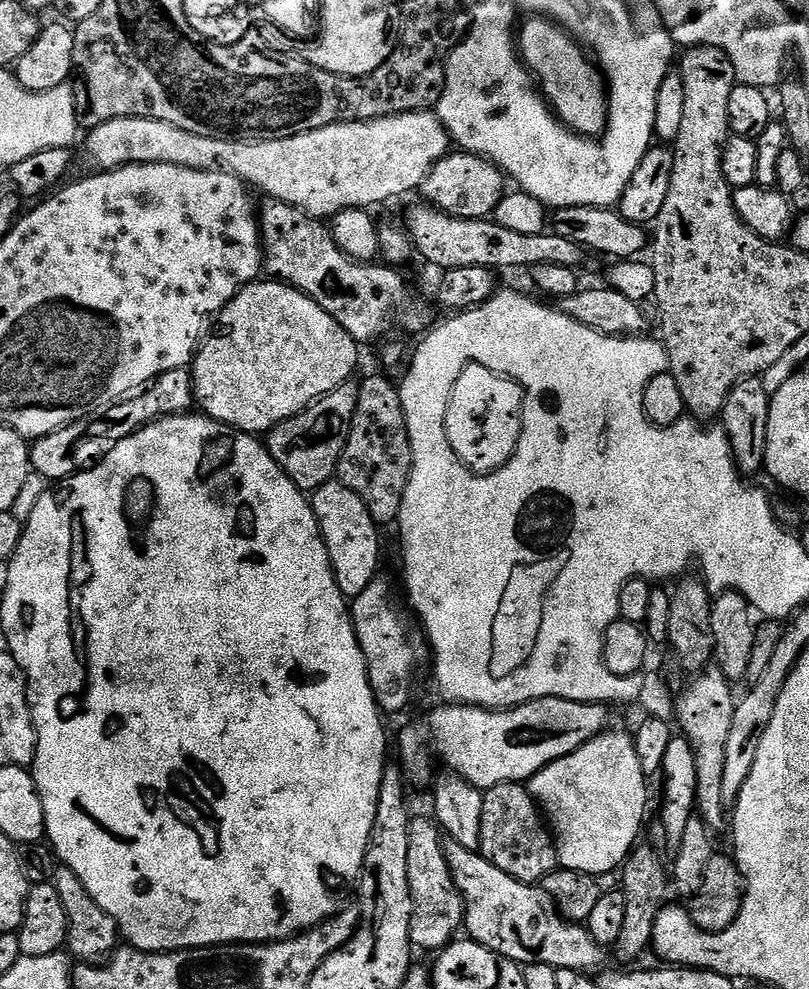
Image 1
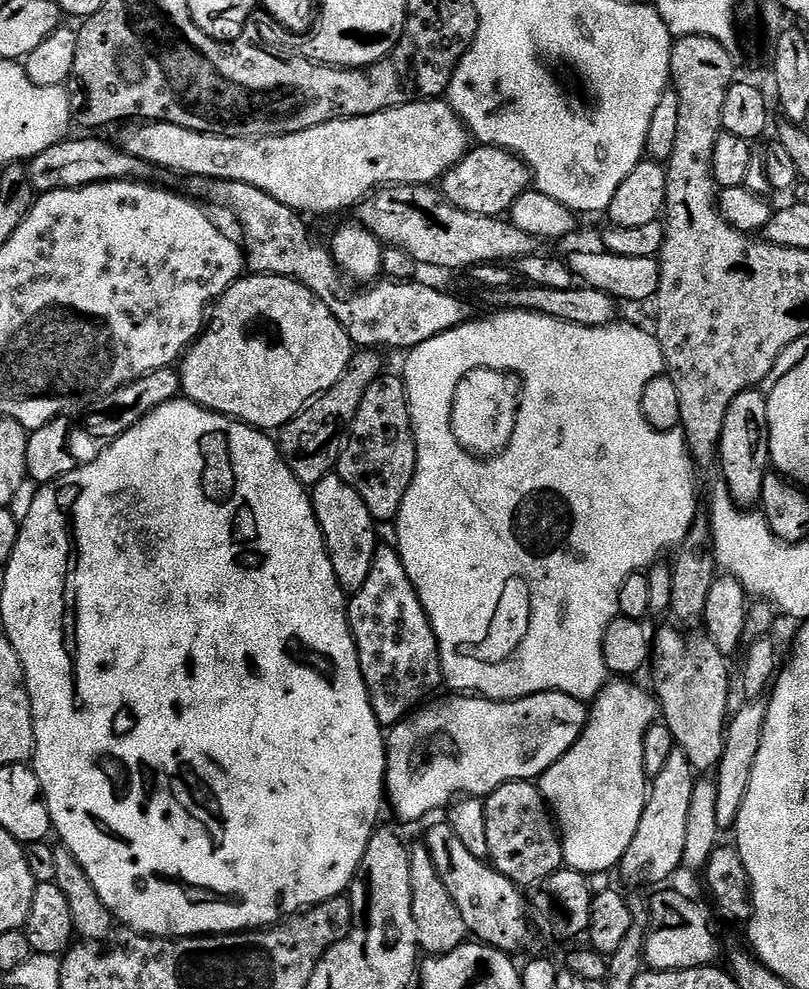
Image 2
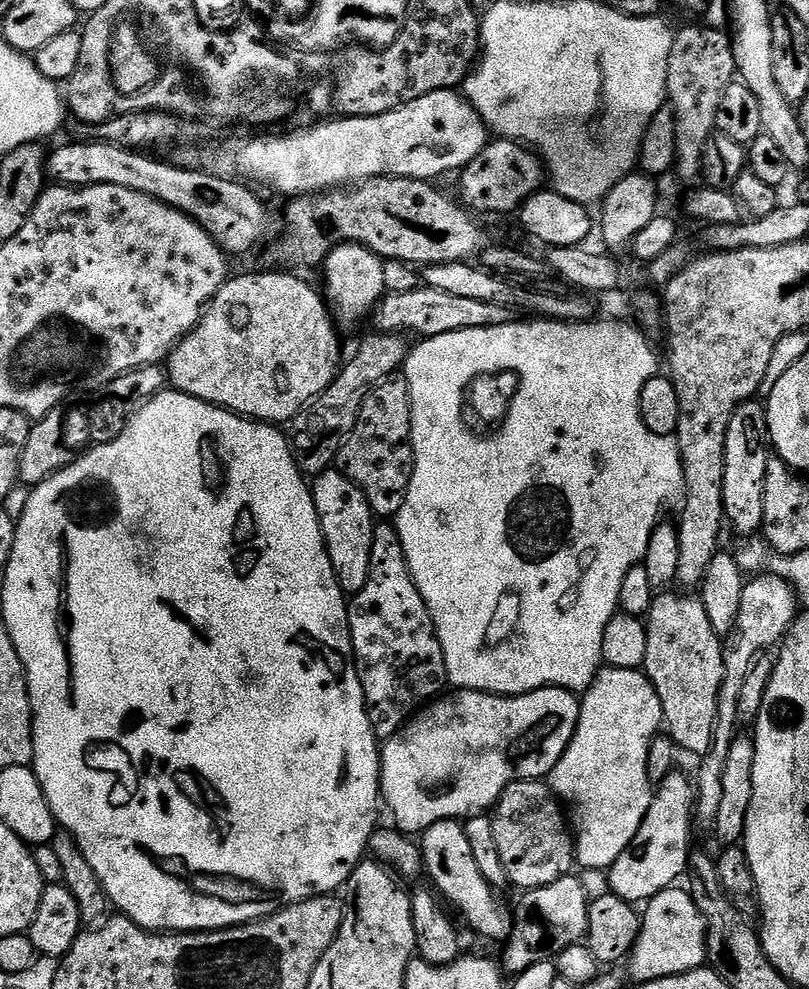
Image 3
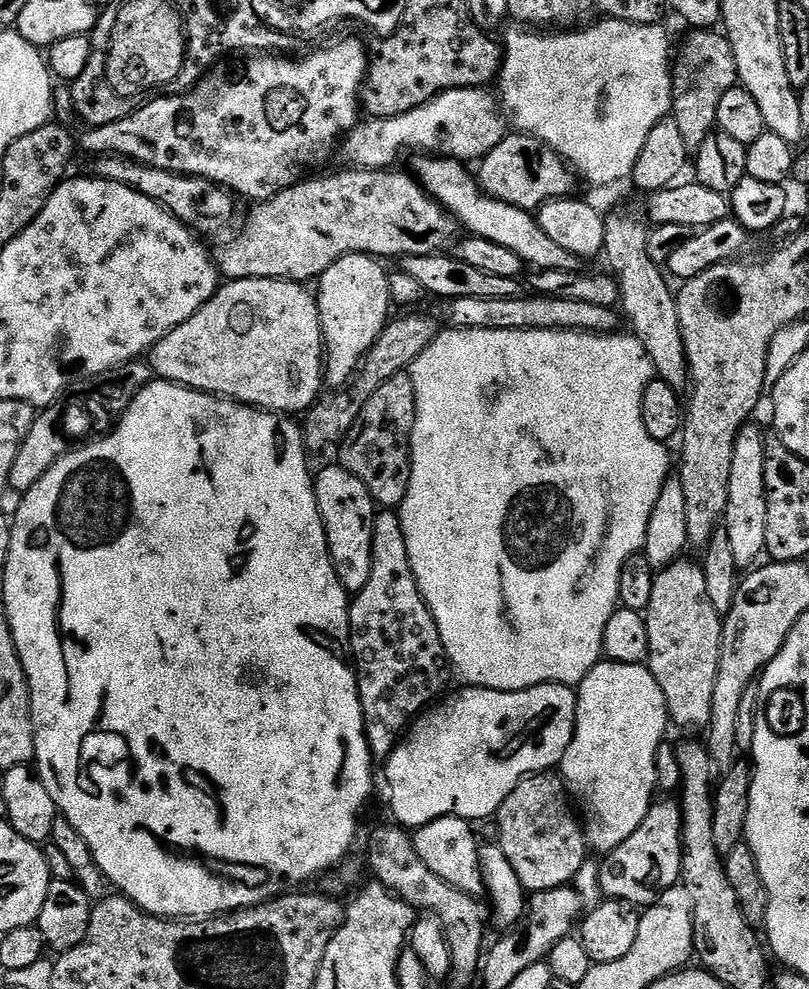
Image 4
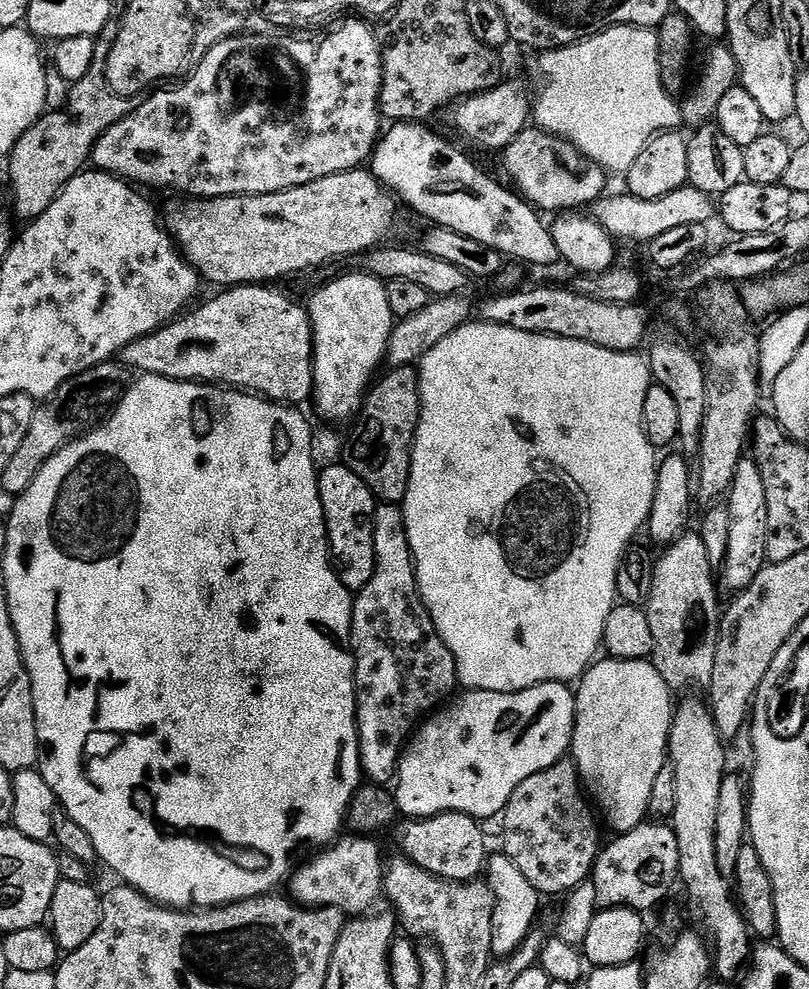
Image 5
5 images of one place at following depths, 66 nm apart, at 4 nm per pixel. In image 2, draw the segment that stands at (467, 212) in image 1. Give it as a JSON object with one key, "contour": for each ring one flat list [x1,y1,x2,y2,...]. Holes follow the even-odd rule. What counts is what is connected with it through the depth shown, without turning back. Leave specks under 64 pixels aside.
{"contour":[[476,146,442,178,442,195,458,210,479,216,499,216,511,213,512,203,529,191,530,173,520,157,505,148],[476,148,476,149,475,149]]}

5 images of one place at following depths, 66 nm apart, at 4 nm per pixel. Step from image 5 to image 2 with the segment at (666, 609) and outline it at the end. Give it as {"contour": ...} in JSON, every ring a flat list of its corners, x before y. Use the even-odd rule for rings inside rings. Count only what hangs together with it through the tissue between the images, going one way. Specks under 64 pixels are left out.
{"contour":[[679,627,676,628,664,628,660,633,655,633,654,639,650,644,650,669,652,668,652,685,650,685,651,691,654,693,654,699,658,705,659,715,662,717,662,722,670,730,672,735,673,745,679,751,684,753,685,758,688,760,688,765,692,768,693,773,696,774,712,774,716,769,720,767,720,759,724,753,724,733,726,731,726,725,730,719,730,708,728,712,728,664,729,661,725,657,721,656,718,649,714,646,714,642,708,639,707,635,699,634,700,636,687,636,684,631]]}

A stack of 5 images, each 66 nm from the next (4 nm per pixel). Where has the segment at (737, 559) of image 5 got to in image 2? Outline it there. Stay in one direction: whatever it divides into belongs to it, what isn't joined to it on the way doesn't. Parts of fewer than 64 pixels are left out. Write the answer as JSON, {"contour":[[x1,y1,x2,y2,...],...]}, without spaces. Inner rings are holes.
{"contour":[[751,388,742,394,738,394,730,402,730,408,726,410,726,422,722,422,722,438,718,449,718,461,720,460,720,472,724,475,723,487,727,488,732,500,741,506,759,505,762,494,762,482,770,472,768,459,768,398,763,391]]}

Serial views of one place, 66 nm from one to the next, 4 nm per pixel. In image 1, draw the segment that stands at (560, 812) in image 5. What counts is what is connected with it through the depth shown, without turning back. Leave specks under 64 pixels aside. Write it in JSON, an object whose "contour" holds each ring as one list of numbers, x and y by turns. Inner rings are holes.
{"contour":[[523,783,499,784,484,792,479,853,498,866,498,870,510,874,510,878,522,884,535,885,557,871,554,837,546,827,536,801]]}

